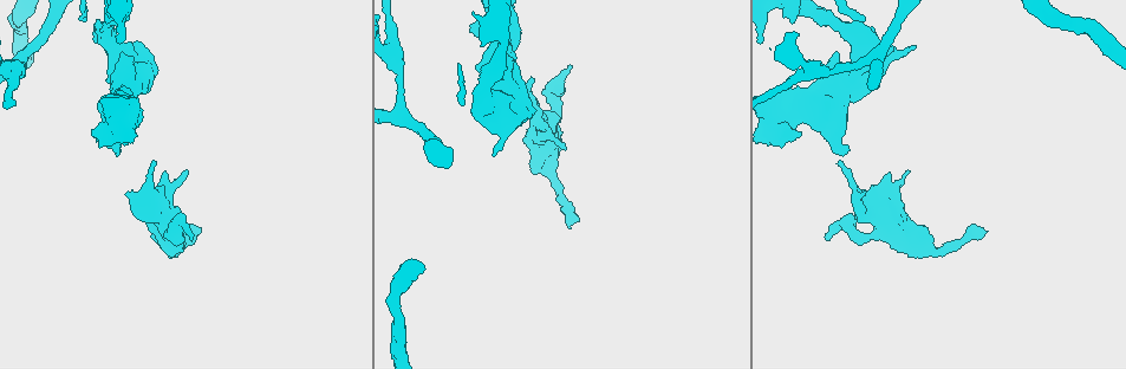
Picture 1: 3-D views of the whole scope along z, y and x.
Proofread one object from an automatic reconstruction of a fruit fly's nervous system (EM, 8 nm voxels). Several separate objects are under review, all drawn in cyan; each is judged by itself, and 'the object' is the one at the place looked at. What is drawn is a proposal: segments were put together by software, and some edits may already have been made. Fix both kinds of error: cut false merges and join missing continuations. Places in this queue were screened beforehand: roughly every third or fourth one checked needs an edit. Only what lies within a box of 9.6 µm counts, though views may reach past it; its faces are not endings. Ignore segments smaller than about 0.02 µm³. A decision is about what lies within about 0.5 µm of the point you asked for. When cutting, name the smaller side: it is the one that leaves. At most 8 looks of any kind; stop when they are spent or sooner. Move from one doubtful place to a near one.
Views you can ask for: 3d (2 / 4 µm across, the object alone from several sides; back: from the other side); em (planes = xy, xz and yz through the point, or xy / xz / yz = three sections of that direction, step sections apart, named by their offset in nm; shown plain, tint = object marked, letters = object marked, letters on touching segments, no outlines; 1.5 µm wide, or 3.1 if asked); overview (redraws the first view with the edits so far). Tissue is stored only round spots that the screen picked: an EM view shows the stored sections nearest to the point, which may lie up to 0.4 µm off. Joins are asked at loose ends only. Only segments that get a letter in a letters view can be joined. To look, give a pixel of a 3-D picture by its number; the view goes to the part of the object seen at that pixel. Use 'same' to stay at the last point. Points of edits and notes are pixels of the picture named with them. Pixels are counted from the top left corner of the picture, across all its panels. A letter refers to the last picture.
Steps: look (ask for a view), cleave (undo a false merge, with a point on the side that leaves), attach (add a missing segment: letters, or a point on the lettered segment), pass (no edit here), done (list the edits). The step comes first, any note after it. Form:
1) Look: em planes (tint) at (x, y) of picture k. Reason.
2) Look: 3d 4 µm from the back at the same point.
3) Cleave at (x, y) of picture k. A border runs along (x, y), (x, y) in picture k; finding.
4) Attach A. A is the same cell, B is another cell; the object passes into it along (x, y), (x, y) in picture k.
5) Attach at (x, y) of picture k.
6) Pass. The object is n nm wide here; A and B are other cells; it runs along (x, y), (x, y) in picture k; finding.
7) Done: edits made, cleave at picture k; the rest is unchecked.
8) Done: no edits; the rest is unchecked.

Look: 3d 2 µm at (571, 68) of picture 1. Branch stops here.

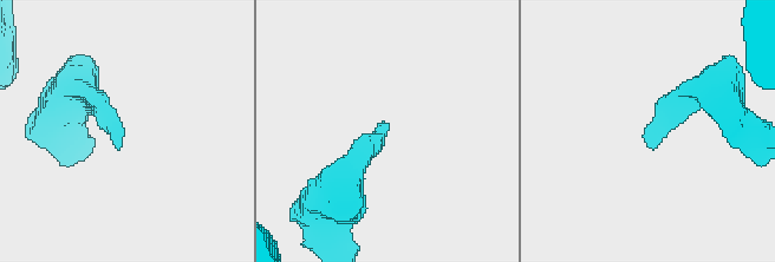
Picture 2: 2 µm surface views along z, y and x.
Look: em planes (letters) at (385, 123) of picture 2. Now the EM.

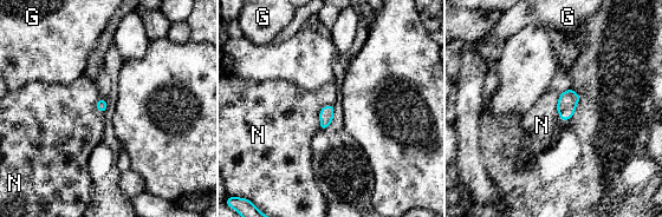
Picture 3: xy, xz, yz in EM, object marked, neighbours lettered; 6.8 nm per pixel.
Pass. The longest contact is with N, 200 nm; G and N are other cells; a border runs along (332, 104), (320, 110), (319, 130) in picture 3; no lettered segment goes on from it.

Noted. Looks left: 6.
Look: em planes (plain) at (846, 149) of picture 1. Branch stops here.

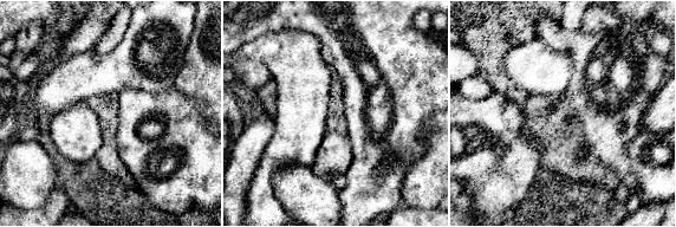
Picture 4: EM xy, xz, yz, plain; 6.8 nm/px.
Look: em planes (letters) at the same point.

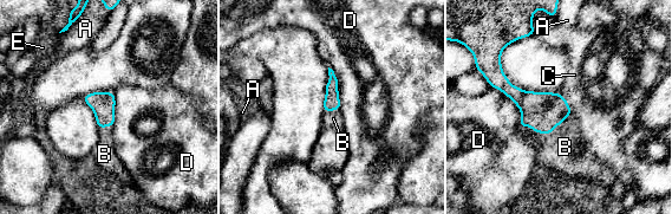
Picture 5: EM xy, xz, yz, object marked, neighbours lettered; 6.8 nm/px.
Attach B. B is the same cell, A, C, D and E are other cells; the object passes into it along (542, 111), (546, 134), (565, 147) in picture 5; it goes on there.

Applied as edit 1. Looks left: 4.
Look: overview. See it whole again.

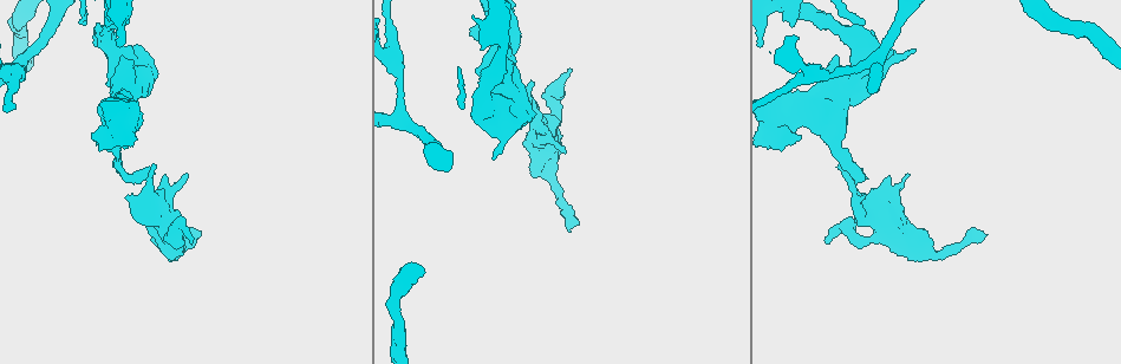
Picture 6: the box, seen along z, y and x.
Look: 3d 2 µm at (185, 176) of picture 6. Stops while still wide.

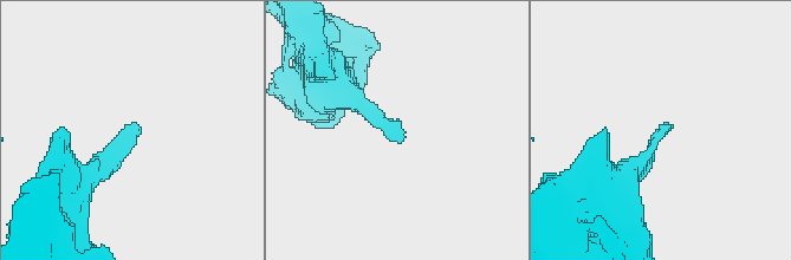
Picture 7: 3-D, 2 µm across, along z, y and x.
Look: em yz step 4 (tint) at (133, 123) of picture 7. Need the tissue.

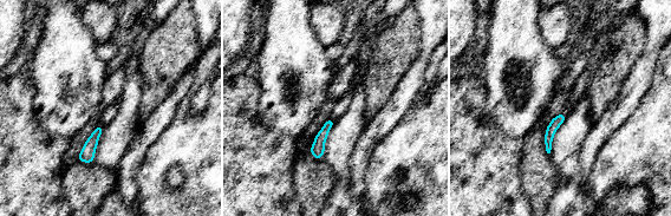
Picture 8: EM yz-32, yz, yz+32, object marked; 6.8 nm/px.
Look: em xz step 4 (letters) at the same point.

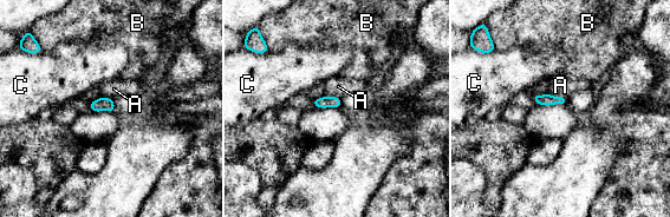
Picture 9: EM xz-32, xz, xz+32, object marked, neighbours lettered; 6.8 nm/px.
Pass. A, B and C are other cells; a border runs along (548, 92), (566, 99) in picture 9; no lettered segment goes on from it.

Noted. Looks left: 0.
Done: edits made, attach at picture 5; the rest is unchecked.

